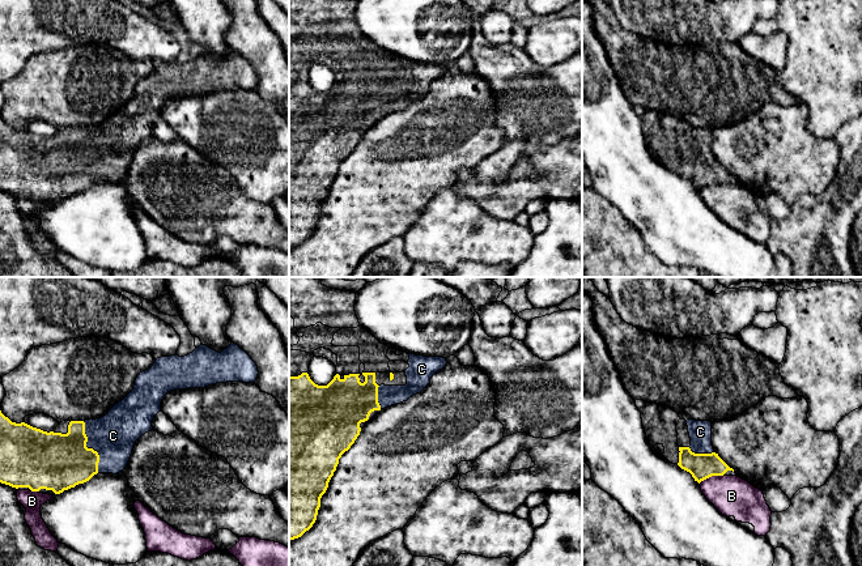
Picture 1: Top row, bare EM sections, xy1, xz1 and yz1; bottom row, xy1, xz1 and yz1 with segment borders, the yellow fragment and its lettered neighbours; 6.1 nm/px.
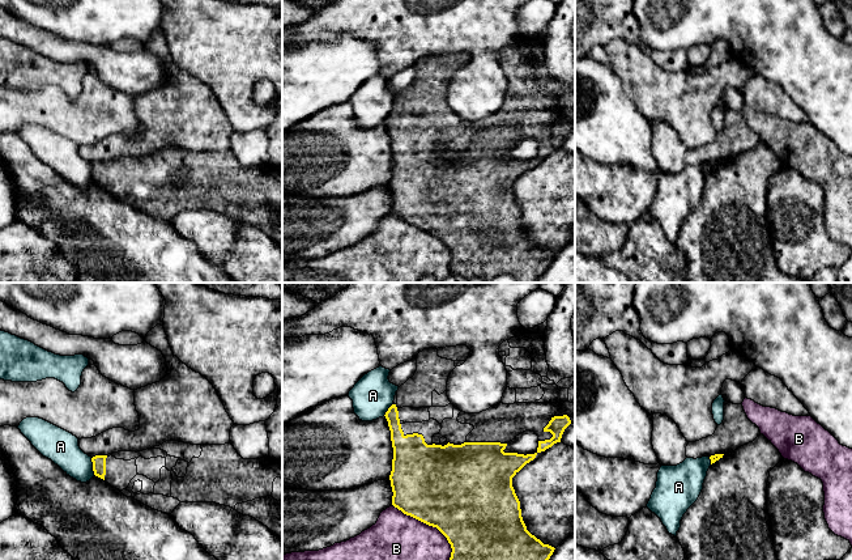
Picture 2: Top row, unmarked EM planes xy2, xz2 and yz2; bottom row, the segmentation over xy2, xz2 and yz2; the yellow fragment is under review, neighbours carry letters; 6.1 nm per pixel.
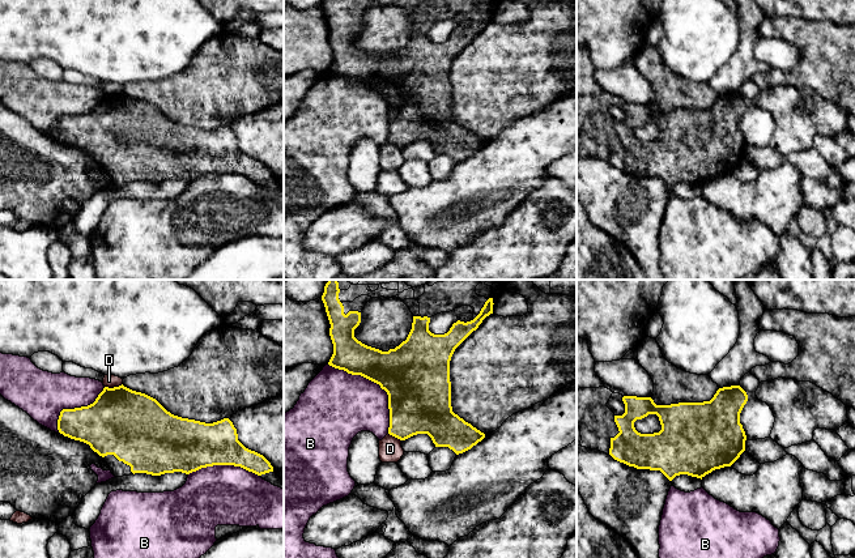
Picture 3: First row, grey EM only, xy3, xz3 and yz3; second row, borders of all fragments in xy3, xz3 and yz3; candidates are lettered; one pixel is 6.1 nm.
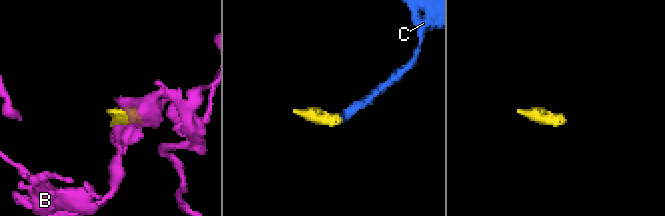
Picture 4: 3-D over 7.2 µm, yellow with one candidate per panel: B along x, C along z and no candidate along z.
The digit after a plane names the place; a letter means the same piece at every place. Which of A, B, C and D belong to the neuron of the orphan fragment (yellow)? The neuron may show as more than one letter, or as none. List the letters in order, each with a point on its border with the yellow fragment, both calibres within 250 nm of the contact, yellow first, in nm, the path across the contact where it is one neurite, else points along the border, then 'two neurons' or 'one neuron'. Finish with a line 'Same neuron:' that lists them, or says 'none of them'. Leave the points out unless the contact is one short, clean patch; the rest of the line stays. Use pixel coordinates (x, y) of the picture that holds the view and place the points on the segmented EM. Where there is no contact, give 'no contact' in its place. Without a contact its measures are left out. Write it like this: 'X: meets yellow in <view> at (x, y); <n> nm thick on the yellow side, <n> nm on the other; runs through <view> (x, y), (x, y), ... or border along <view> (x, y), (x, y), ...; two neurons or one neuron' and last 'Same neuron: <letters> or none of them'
A: meets yellow in xy2 at (93, 466); 80 nm thick on the yellow side, 200 nm on the other; border along xy2 (90, 458), (94, 474); two neurons
B: meets yellow in xz3 at (378, 383); 420 nm thick on the yellow side, 380 nm on the other; two neurons
C: meets yellow in xy1 at (89, 449); 360 nm thick on the yellow side, 280 nm on the other; runs through xy1 (56, 462), (72, 459), (89, 449), (102, 446), (113, 435); one neuron
D: meets yellow in xy3 at (114, 387); 420 nm thick on the yellow side, 80 nm on the other; two neurons
Same neuron: C

